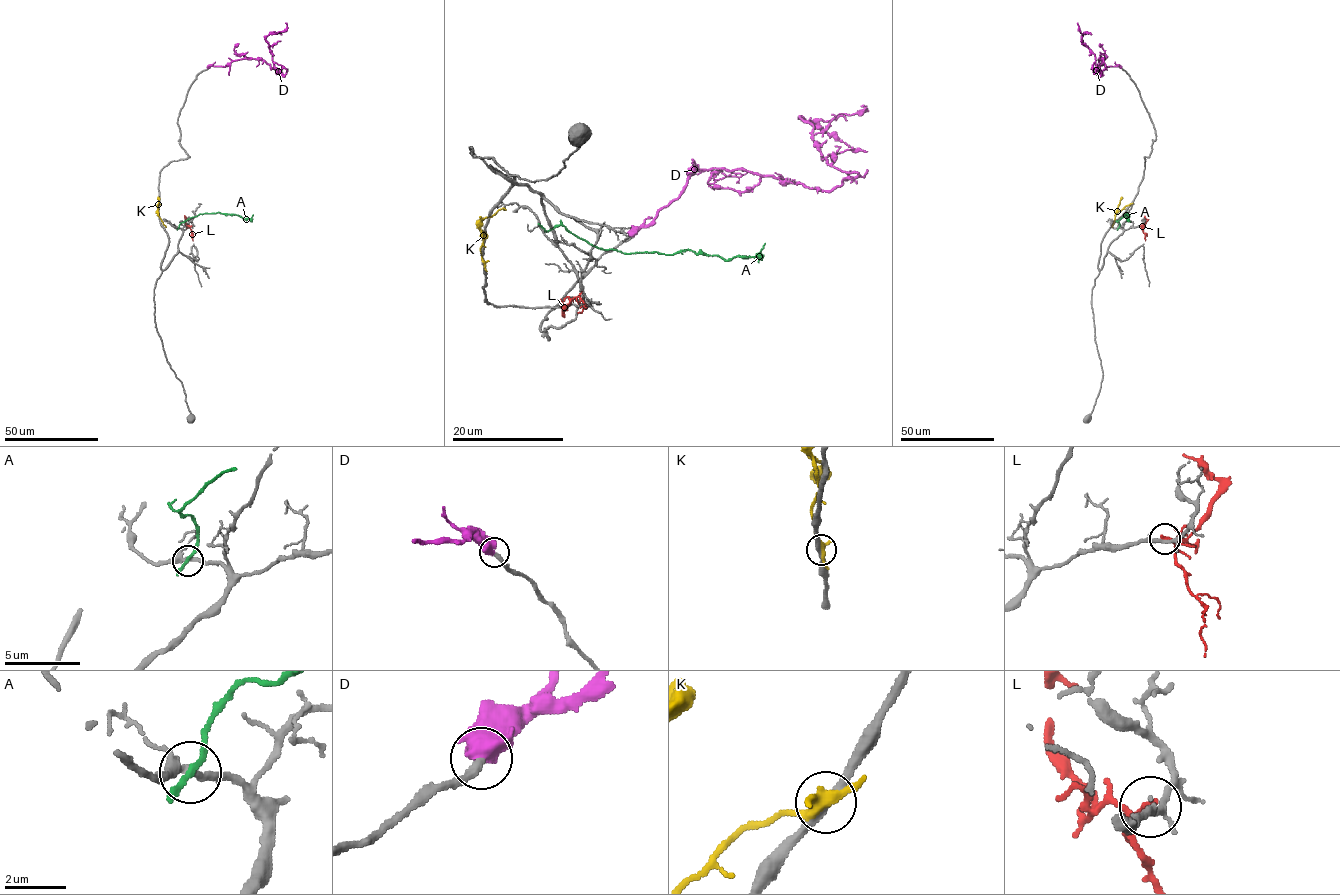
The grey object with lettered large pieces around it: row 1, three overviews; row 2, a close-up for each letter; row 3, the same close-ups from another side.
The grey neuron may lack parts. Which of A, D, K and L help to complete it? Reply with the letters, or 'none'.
D

